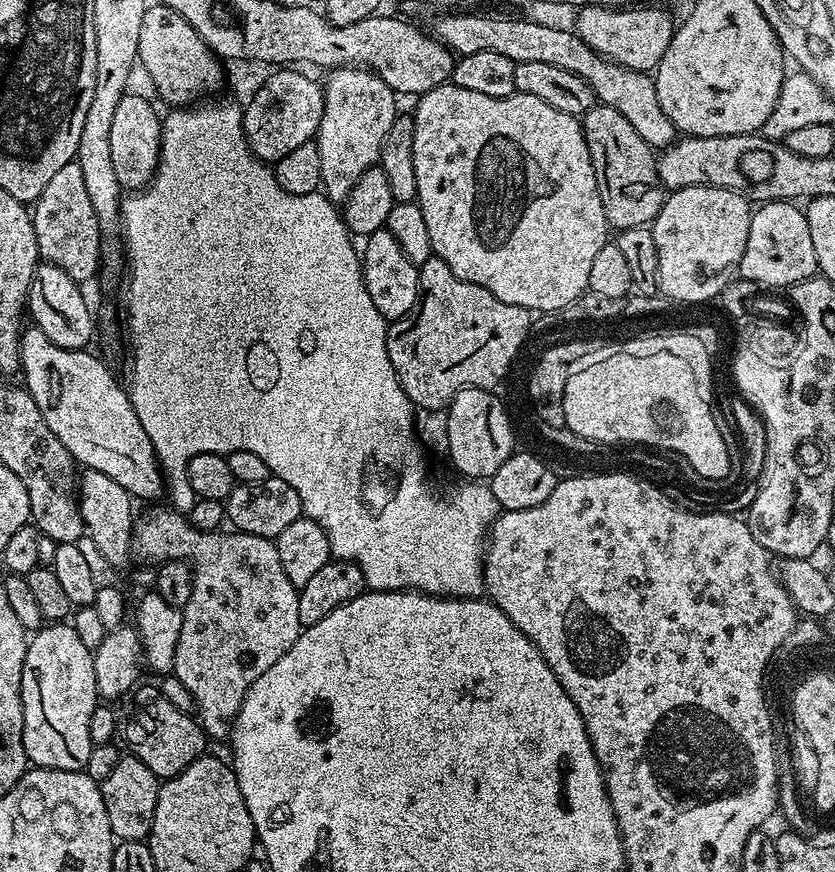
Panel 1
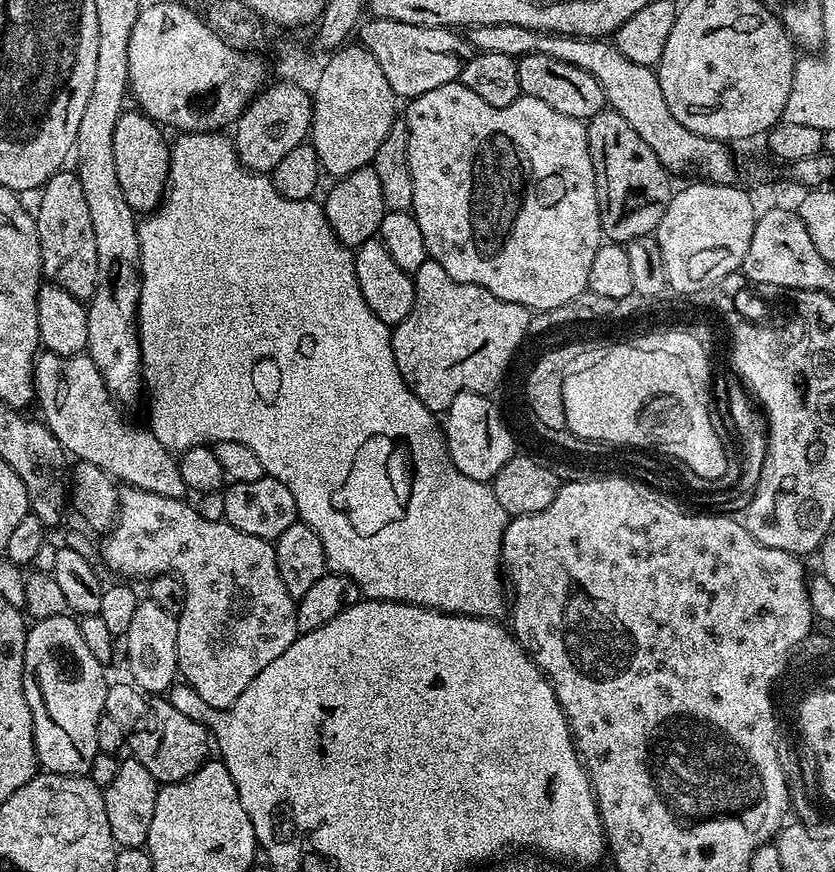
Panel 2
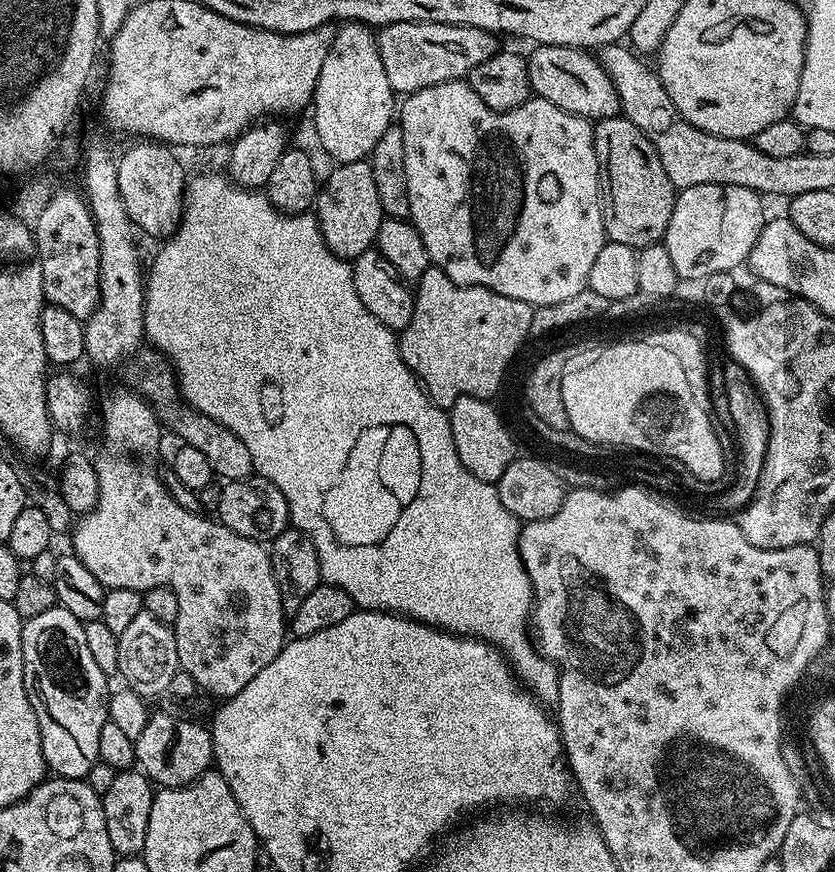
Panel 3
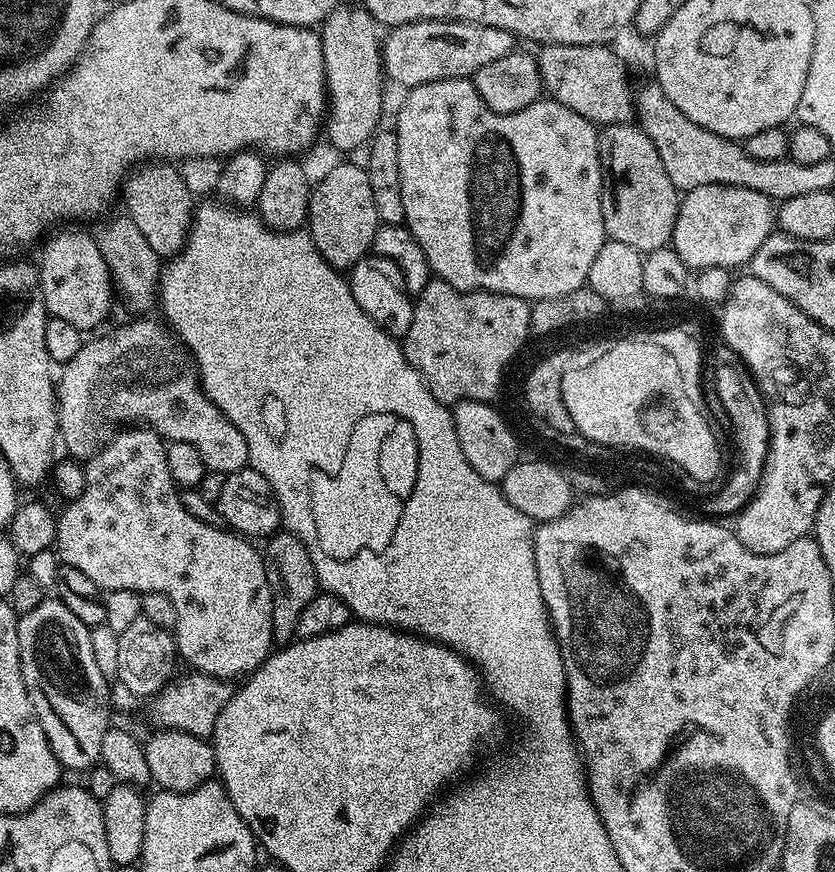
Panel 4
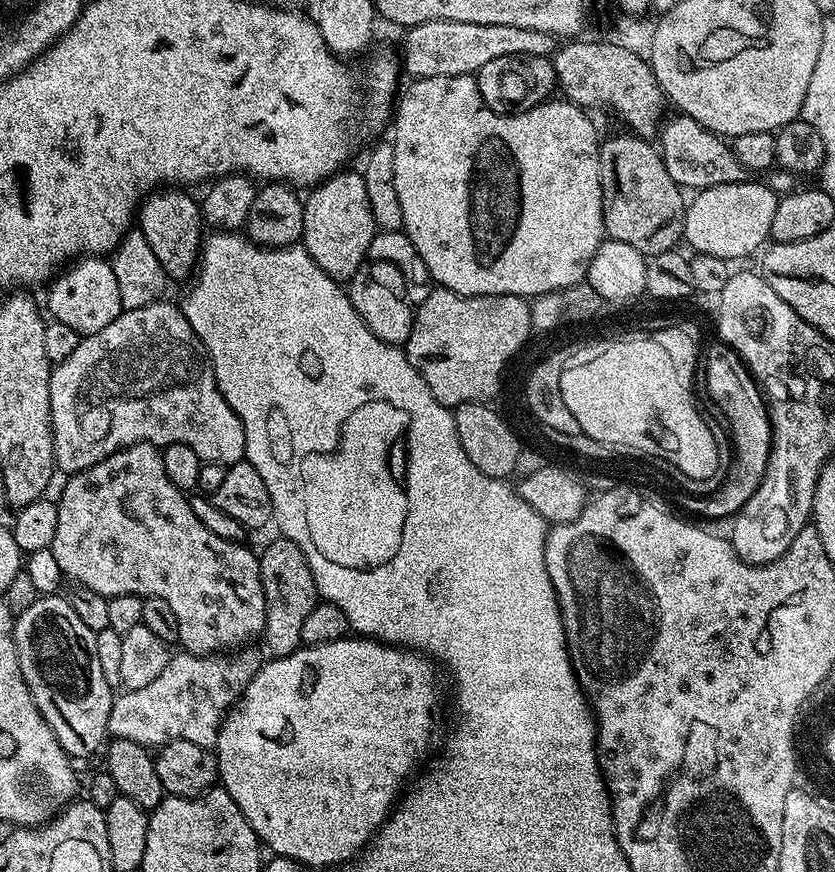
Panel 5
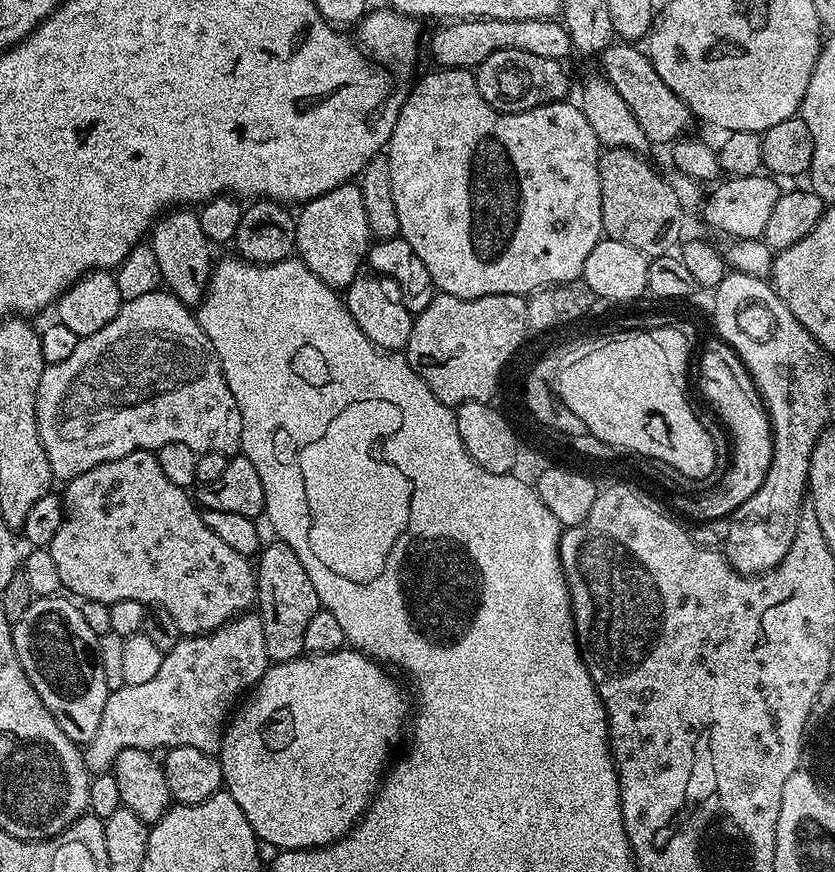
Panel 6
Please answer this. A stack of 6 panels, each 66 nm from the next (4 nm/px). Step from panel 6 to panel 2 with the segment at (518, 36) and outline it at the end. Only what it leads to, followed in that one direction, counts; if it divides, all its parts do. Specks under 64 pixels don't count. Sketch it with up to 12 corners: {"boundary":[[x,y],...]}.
{"boundary":[[359,25],[402,100],[455,83],[474,52],[453,29]]}

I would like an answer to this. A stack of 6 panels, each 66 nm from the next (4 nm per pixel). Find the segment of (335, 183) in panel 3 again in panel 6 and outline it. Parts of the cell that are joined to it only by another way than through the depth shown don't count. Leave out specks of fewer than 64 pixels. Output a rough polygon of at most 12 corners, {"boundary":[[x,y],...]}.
{"boundary":[[359,183],[308,201],[295,255],[347,290],[373,239]]}

